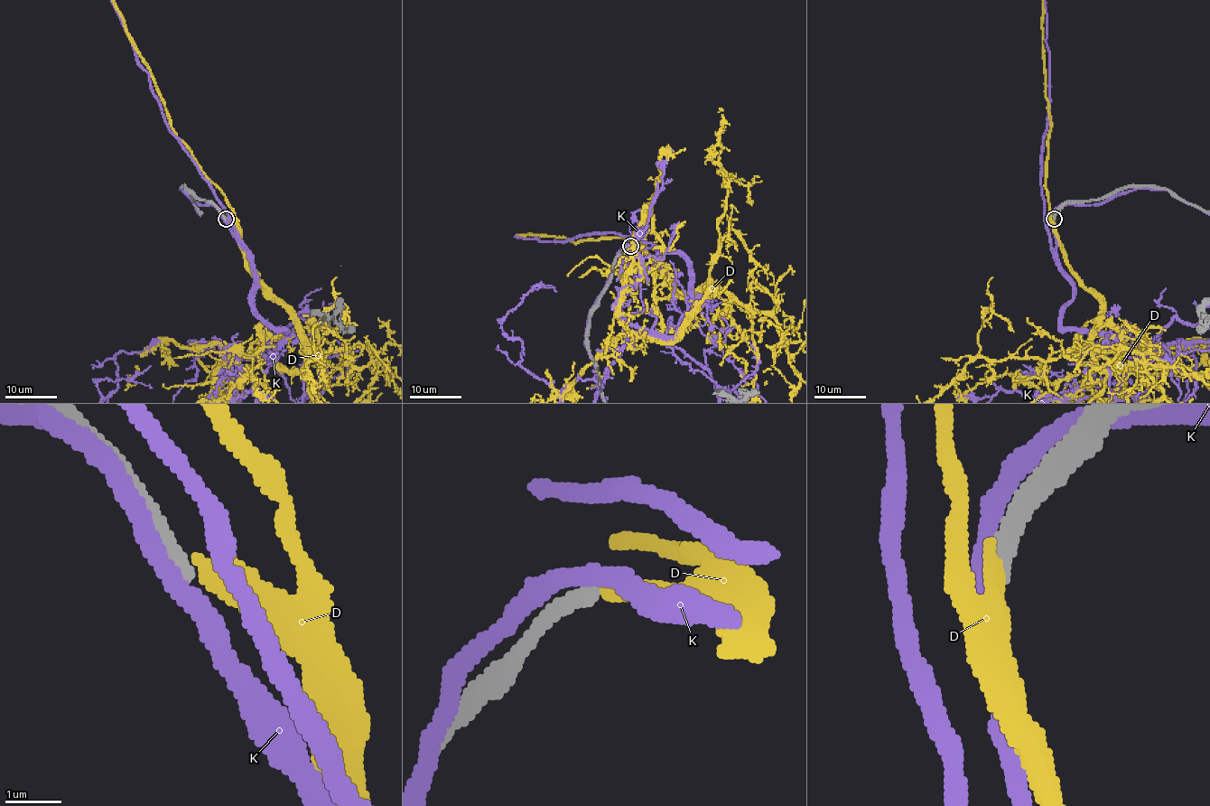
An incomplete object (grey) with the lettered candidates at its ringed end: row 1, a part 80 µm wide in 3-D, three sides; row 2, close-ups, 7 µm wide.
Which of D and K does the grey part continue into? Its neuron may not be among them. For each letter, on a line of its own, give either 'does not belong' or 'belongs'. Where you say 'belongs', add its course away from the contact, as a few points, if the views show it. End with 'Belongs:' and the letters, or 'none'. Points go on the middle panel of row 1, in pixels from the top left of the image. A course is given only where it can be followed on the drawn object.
D: does not belong
K: does not belong
Belongs: none

